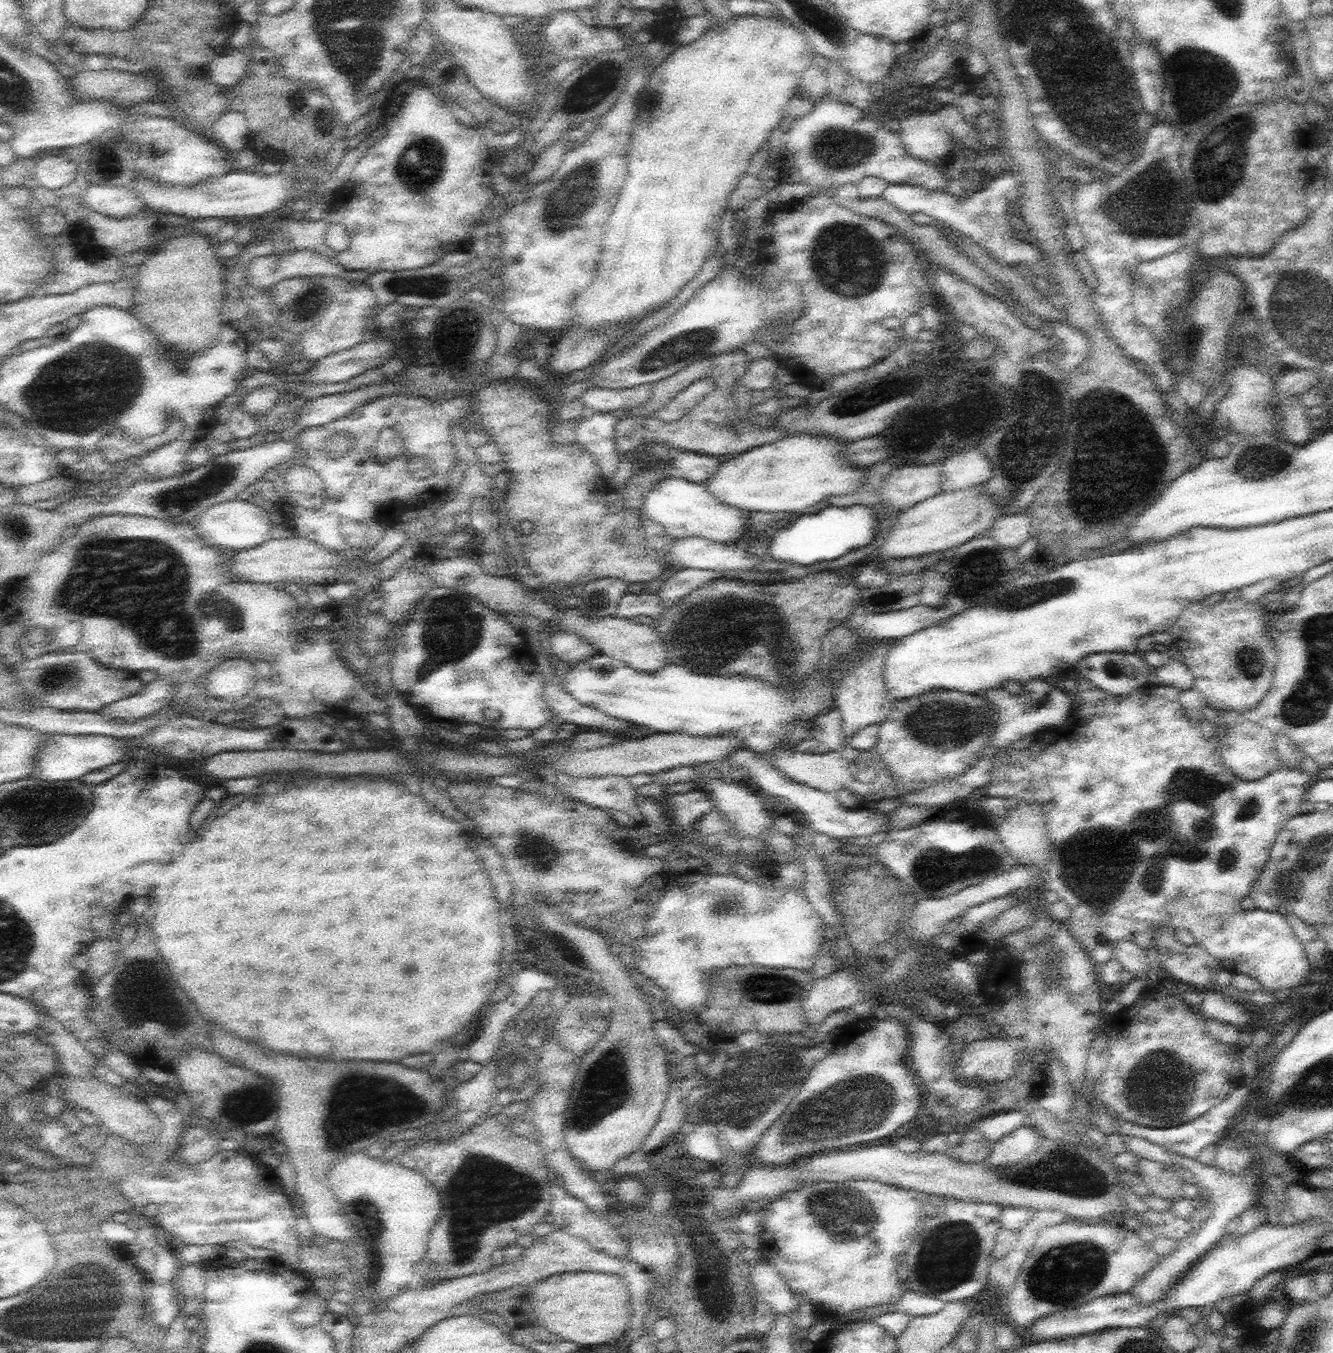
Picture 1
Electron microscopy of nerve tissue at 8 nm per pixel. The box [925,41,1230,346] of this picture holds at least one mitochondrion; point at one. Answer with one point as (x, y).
(1137, 211)

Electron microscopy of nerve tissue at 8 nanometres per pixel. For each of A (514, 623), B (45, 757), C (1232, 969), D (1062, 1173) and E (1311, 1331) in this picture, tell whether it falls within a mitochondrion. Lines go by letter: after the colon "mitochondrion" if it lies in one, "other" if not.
A: other
B: other
C: other
D: mitochondrion
E: mitochondrion

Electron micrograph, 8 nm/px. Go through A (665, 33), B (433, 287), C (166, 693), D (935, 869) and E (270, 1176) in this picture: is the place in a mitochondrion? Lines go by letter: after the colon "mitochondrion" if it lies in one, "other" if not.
A: other
B: mitochondrion
C: other
D: mitochondrion
E: other

